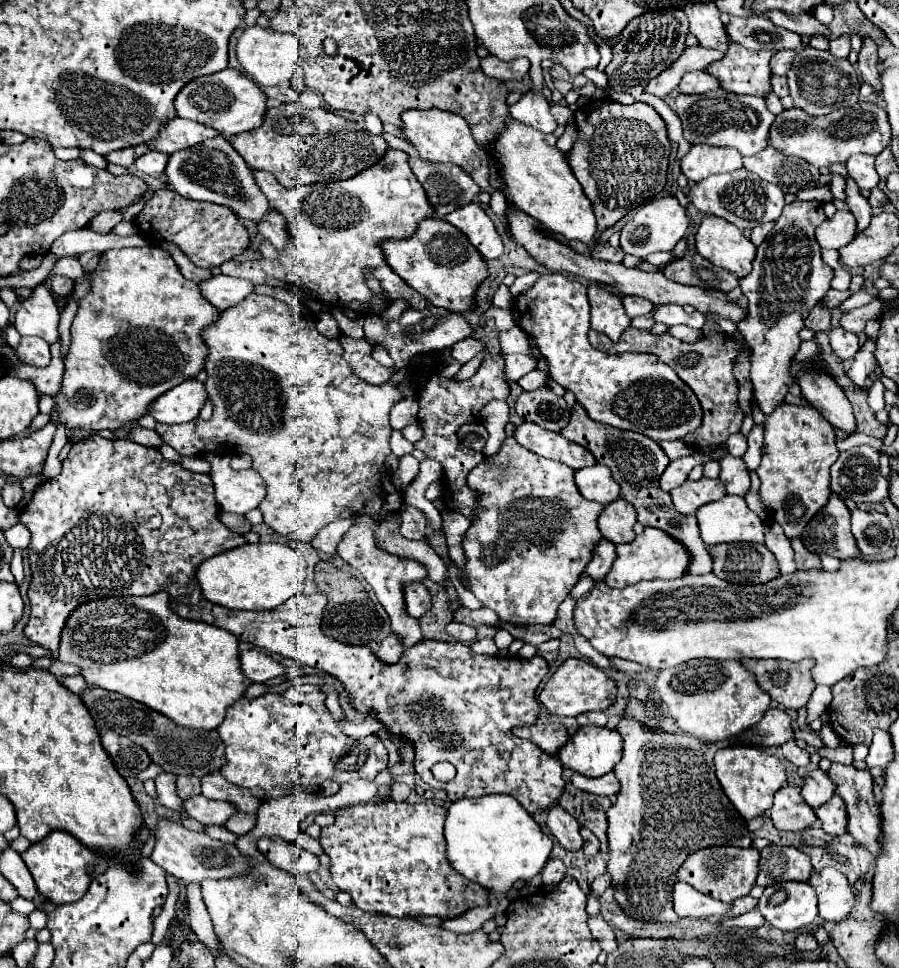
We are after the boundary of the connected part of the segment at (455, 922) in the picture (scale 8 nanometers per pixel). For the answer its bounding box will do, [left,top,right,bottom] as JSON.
[444,898,510,933]

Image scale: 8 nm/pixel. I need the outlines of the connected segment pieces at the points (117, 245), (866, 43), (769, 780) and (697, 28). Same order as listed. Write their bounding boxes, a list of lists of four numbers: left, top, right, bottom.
[[52,229,148,257],[858,35,880,93],[714,745,786,819],[684,3,730,51]]

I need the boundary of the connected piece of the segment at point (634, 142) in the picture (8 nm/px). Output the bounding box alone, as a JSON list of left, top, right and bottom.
[566,99,670,239]

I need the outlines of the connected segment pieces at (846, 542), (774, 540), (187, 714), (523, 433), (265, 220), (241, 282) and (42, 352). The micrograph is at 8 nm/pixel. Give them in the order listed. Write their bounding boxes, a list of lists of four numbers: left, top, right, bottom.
[[800,495,860,559],[764,519,798,575],[58,593,250,729],[514,421,596,471],[256,209,288,249],[200,275,254,311],[14,337,50,367]]

